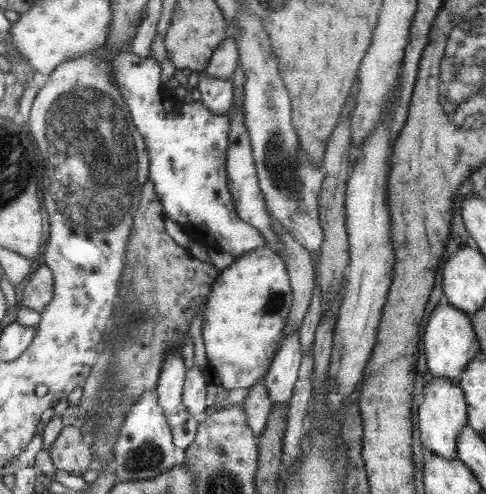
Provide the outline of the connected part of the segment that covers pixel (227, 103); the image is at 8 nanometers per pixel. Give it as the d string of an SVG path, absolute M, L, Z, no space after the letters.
M205 72L198 73L196 88L200 92L200 101L217 116L225 116L232 106L233 84L230 79L207 78Z

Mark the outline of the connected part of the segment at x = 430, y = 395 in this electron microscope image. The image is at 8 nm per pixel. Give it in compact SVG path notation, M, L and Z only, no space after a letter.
M431 377L423 386L422 402L417 408L417 430L421 445L433 455L445 459L455 459L456 440L459 433L468 425L468 406L464 400L463 390L447 378Z

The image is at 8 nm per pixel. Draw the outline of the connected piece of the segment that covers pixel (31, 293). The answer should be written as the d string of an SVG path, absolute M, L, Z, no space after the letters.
M41 264L25 283L21 304L43 312L55 296L54 274L46 264Z

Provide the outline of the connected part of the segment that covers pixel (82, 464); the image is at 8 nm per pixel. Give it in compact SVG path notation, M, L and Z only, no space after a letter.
M78 424L67 426L49 452L57 468L79 476L94 467L91 441L83 436Z

